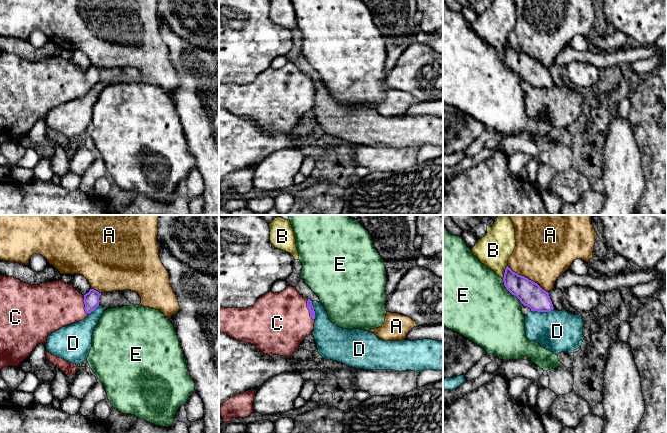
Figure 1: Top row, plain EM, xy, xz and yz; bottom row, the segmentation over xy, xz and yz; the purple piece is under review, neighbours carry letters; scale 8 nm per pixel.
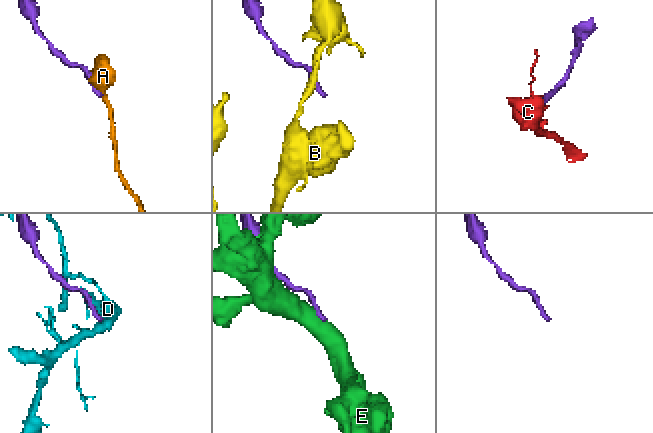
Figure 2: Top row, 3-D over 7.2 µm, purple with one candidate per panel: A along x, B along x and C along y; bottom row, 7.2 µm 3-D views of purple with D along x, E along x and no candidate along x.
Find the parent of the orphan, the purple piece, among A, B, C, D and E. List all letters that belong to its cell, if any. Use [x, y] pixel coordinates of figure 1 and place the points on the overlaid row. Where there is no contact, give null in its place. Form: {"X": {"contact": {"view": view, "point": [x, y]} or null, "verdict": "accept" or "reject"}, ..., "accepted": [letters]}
{"A": {"contact": {"view": "yz", "point": [522, 276]}, "verdict": "reject"}, "B": {"contact": {"view": "yz", "point": [505, 272]}, "verdict": "reject"}, "C": {"contact": {"view": "xz", "point": [308, 309]}, "verdict": "accept"}, "D": {"contact": {"view": "yz", "point": [541, 311]}, "verdict": "reject"}, "E": {"contact": {"view": "yz", "point": [510, 292]}, "verdict": "reject"}, "accepted": ["C"]}

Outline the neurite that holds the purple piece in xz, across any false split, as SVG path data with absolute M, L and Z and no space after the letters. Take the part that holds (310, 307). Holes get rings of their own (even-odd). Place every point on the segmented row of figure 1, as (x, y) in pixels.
M288 286L280 293L269 291L249 308L219 306L219 332L242 342L255 345L264 354L292 356L300 343L314 330L315 311L312 301Z

